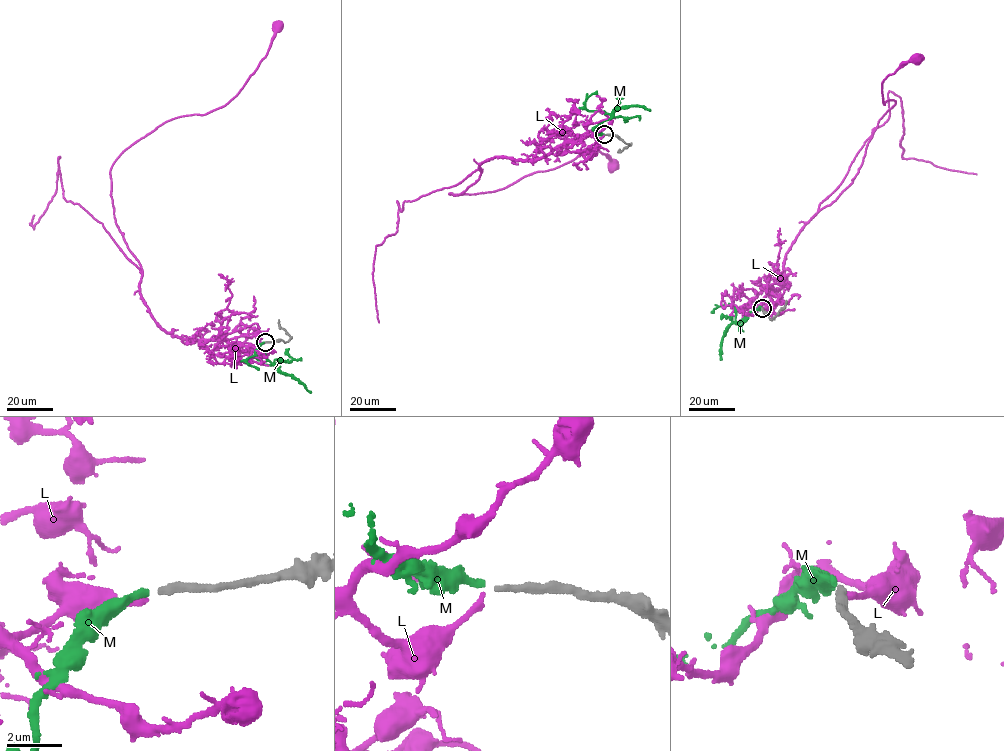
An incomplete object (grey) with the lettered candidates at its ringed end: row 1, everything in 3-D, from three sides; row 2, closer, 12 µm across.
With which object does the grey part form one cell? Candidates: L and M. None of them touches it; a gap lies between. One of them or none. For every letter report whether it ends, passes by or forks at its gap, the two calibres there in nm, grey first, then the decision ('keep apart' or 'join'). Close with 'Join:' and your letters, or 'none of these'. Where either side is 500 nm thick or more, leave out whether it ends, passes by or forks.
L: it ends; calibres 260 and 240 nm; keep apart
M: it ends; calibres 260 and 280 nm; join
Join: M

